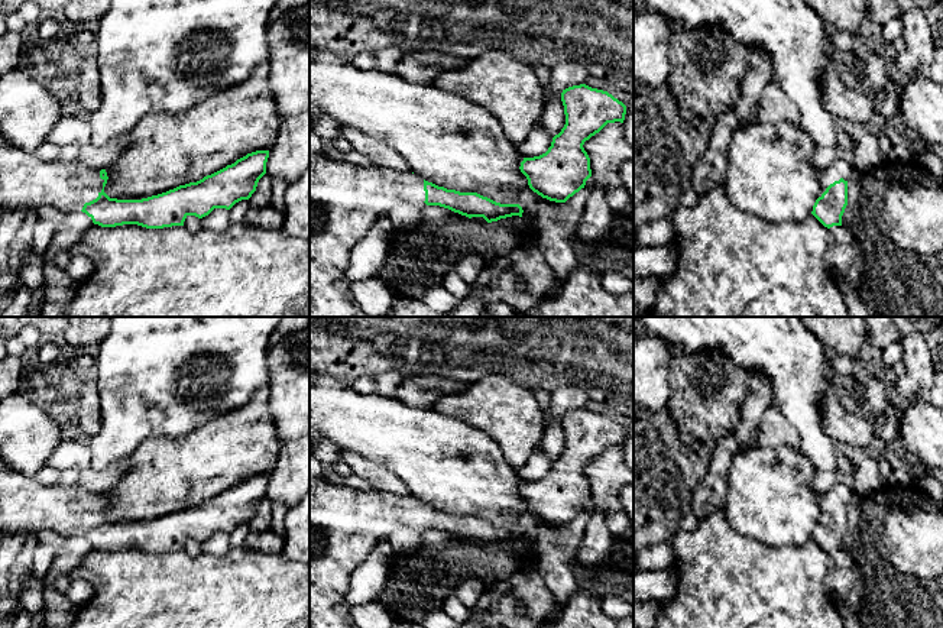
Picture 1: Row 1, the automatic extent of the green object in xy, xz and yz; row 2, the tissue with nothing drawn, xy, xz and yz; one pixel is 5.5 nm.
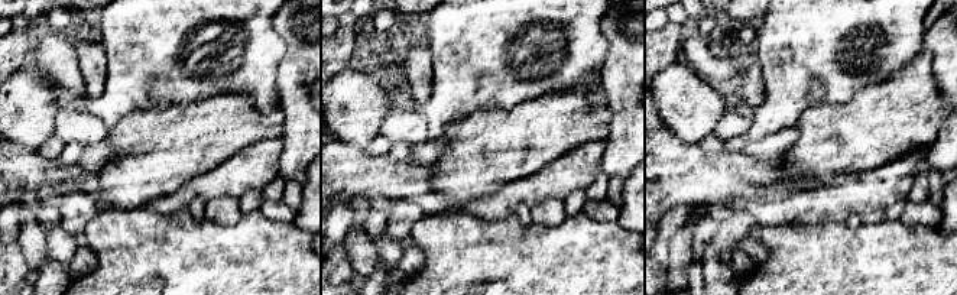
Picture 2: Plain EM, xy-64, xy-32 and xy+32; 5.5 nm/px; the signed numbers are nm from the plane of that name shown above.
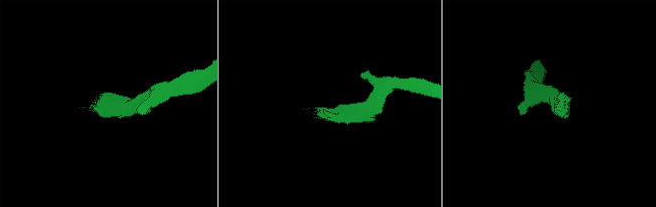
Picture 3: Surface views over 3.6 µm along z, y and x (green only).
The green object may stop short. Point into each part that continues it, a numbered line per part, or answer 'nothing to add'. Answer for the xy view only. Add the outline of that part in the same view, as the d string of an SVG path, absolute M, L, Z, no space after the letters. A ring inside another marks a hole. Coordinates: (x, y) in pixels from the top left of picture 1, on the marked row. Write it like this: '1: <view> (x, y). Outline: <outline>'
1: xy (25, 180). Outline: M0 135L0 214L43 205L64 213L81 211L103 190L100 171L77 158L69 162L40 159Z

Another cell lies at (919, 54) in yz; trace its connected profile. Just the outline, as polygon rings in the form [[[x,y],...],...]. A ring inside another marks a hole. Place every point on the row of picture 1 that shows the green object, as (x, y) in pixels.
[[[924,10],[903,12],[903,39],[905,49],[892,54],[891,64],[904,74],[926,71],[934,61],[934,41]]]

